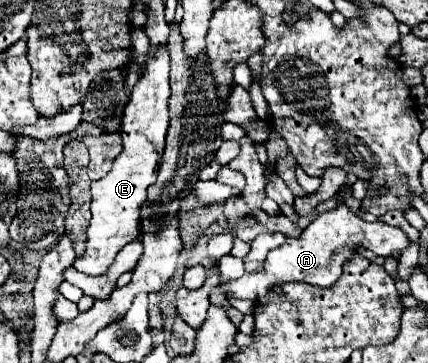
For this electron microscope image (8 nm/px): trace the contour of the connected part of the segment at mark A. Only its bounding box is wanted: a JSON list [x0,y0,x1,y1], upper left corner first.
[216,185,408,301]

